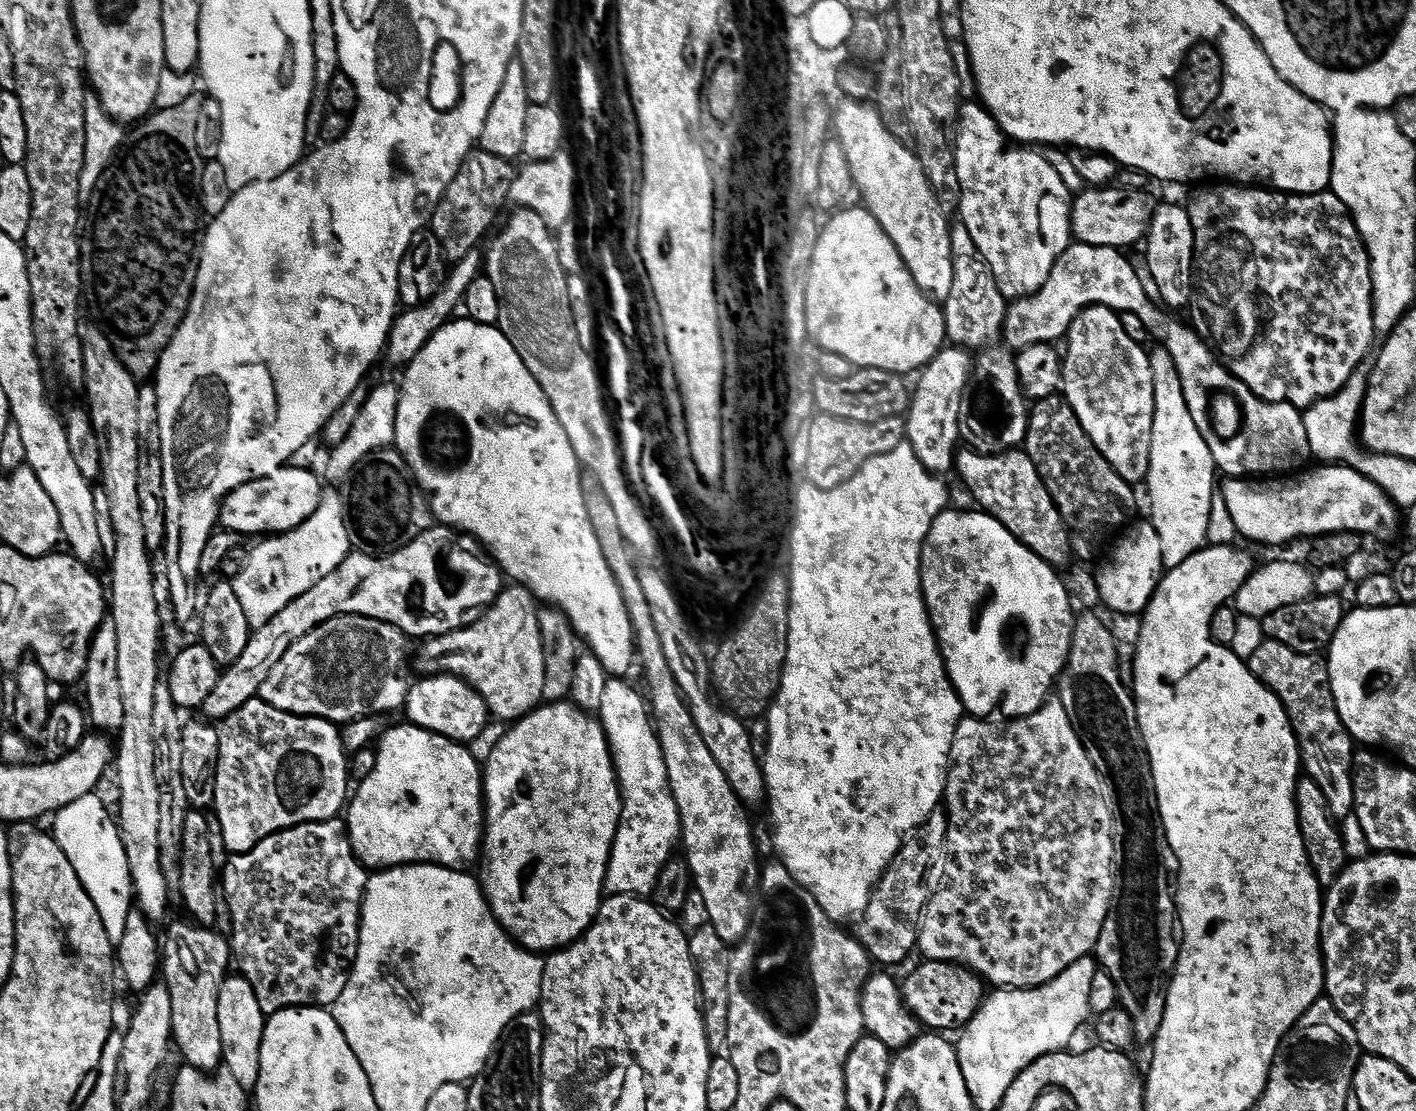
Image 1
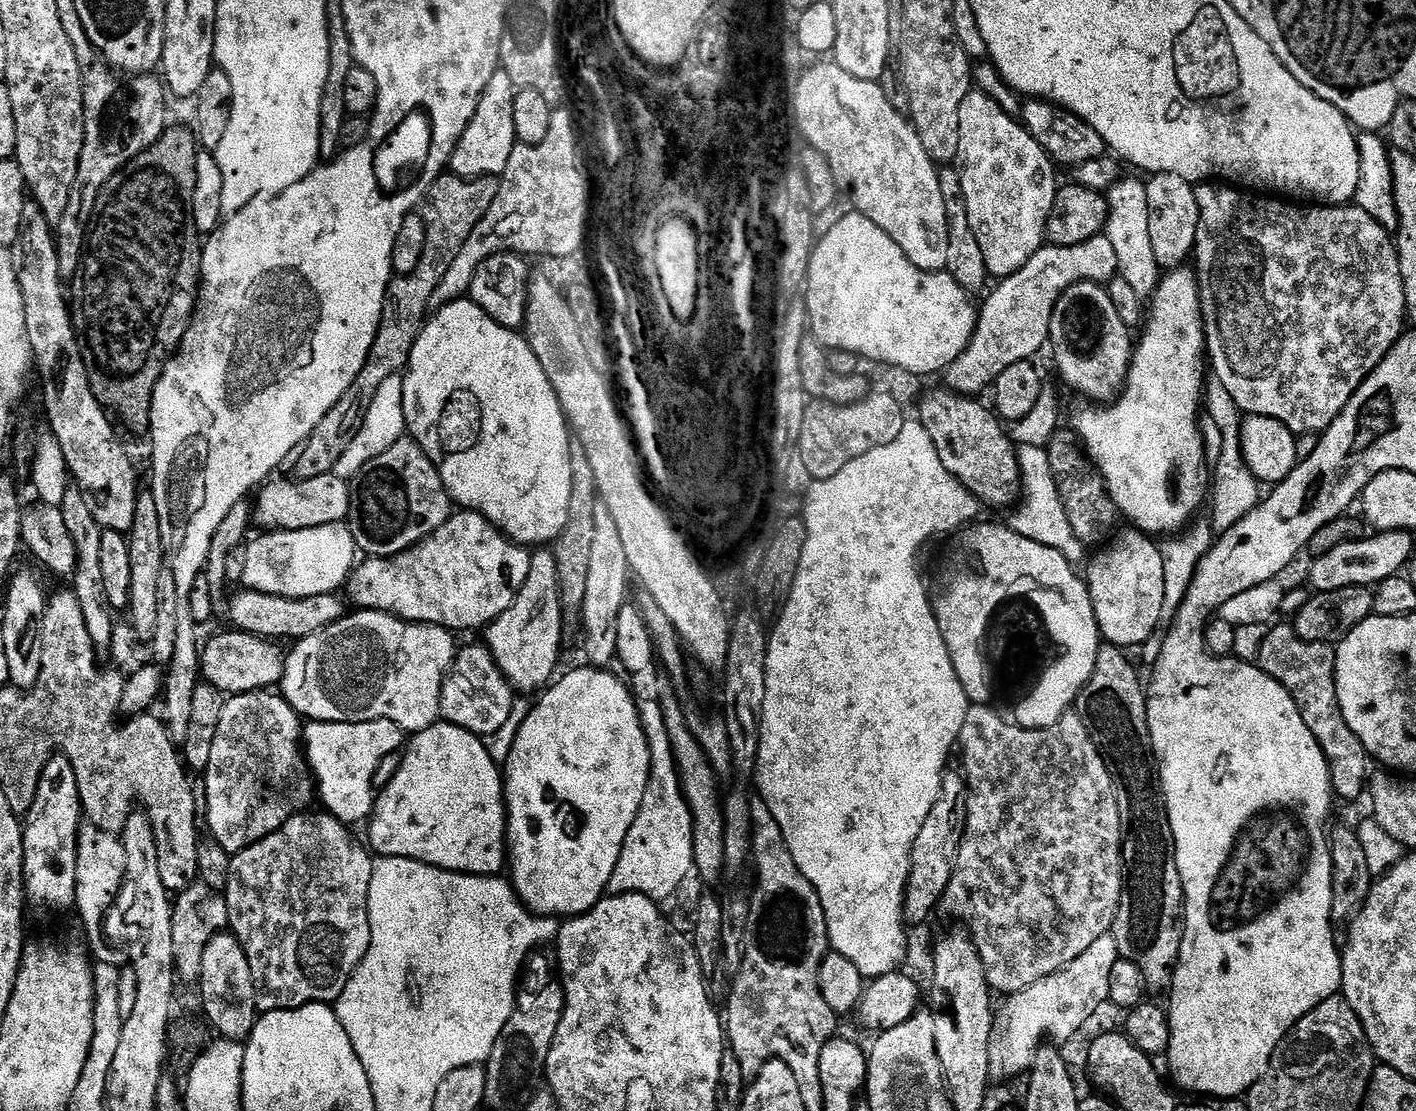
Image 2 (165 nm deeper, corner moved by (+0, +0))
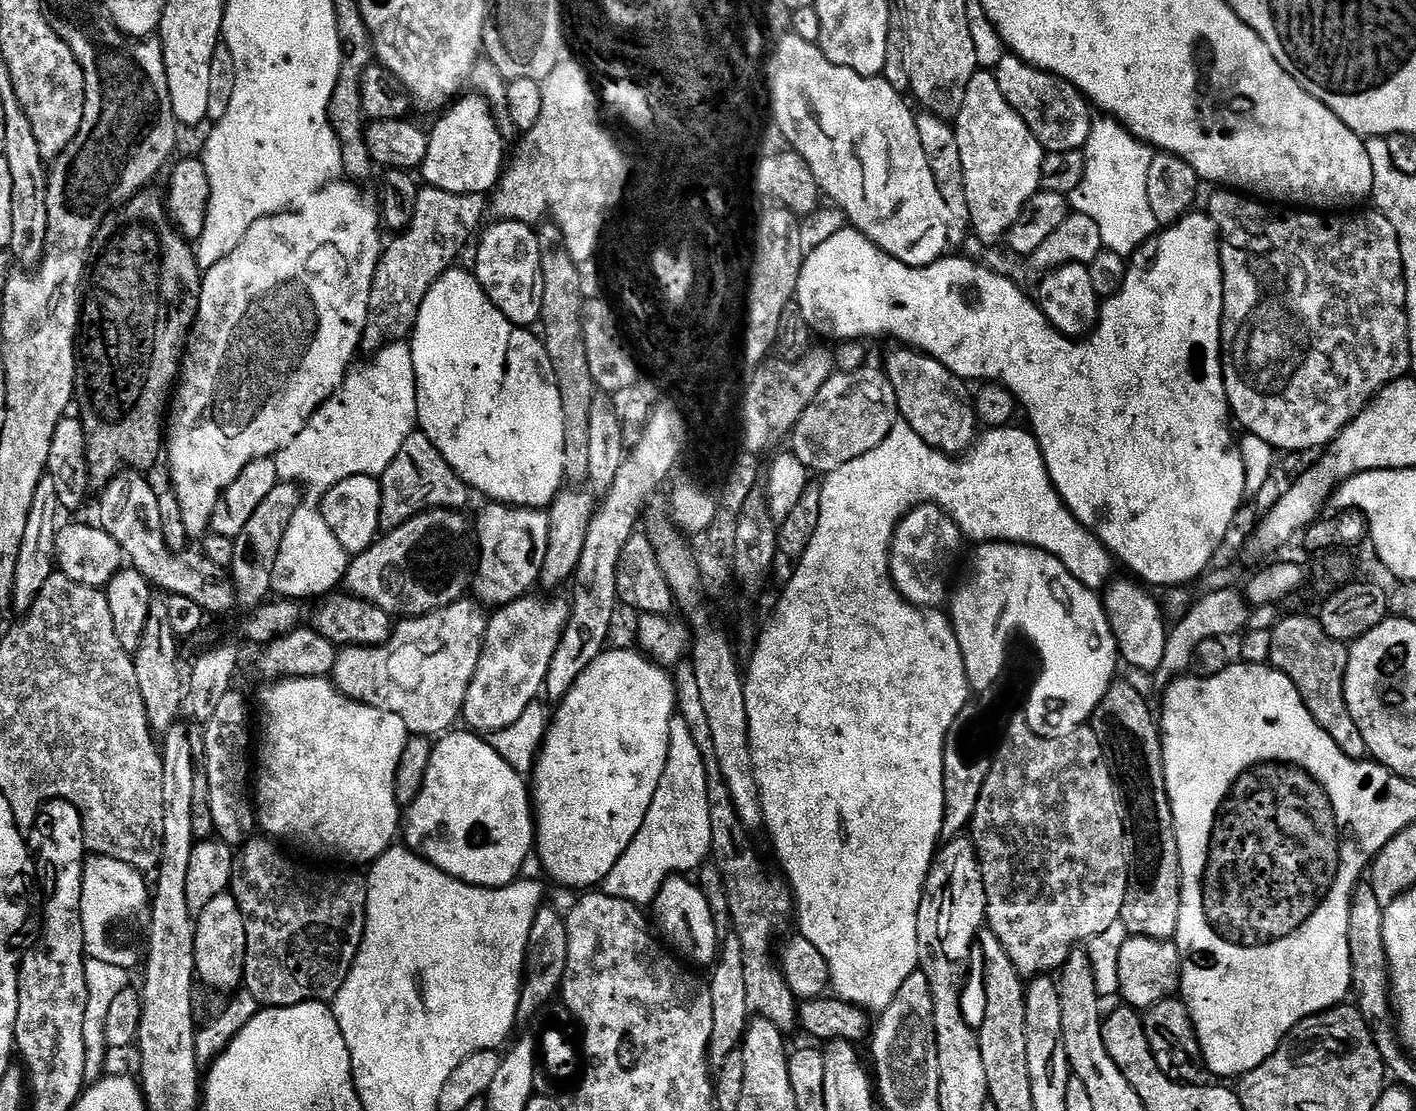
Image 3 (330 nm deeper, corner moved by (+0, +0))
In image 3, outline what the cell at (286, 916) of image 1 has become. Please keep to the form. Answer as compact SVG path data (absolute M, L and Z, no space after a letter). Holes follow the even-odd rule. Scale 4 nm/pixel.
M249 839L235 853L232 862L230 891L246 922L243 987L254 994L264 1008L285 1008L312 1000L331 1002L342 982L346 982L364 937L364 920L368 916L365 881L356 876L319 876L316 872L307 872L290 857L283 856L271 839L256 839Z

